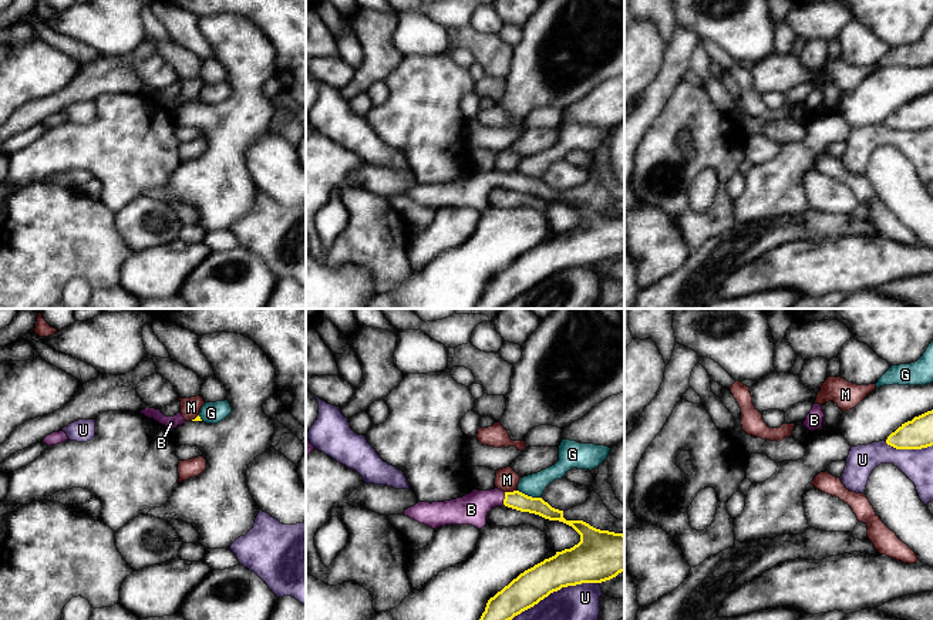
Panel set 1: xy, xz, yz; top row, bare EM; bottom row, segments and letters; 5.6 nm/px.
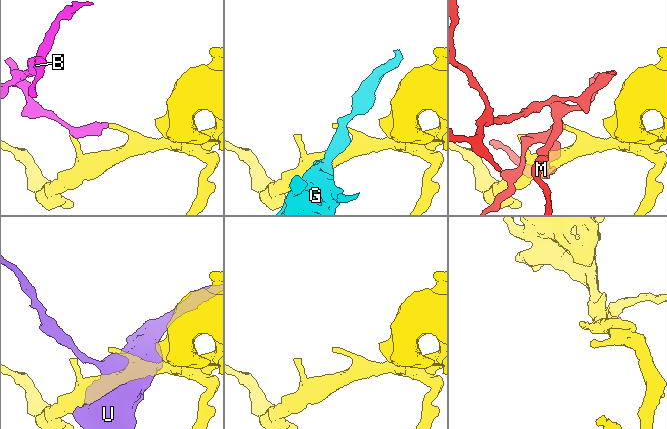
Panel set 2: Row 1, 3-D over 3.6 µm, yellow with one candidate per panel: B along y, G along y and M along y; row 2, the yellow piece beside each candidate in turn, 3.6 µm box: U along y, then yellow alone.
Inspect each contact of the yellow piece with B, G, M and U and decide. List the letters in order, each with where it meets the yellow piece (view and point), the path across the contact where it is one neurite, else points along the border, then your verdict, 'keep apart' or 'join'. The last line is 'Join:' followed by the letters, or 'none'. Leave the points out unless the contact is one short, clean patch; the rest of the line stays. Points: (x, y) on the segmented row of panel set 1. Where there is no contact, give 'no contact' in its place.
B: contact xz (505, 498); way xz (515, 499), (505, 498), (485, 499), (471, 509); join
G: contact xz (529, 496); keep apart
M: contact xz (511, 492); keep apart
U: contact xz (553, 590); keep apart
Join: B

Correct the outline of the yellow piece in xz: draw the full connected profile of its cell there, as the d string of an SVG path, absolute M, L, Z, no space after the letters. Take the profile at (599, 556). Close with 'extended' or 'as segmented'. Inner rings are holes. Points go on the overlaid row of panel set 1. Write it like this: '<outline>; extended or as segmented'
M474 489L462 498L445 502L418 502L405 509L404 515L432 529L445 525L472 525L482 529L488 512L502 505L563 522L580 535L580 542L521 573L488 600L479 620L512 620L562 587L602 583L624 572L623 533L600 530L583 520L566 520L563 511L519 491Z; extended

